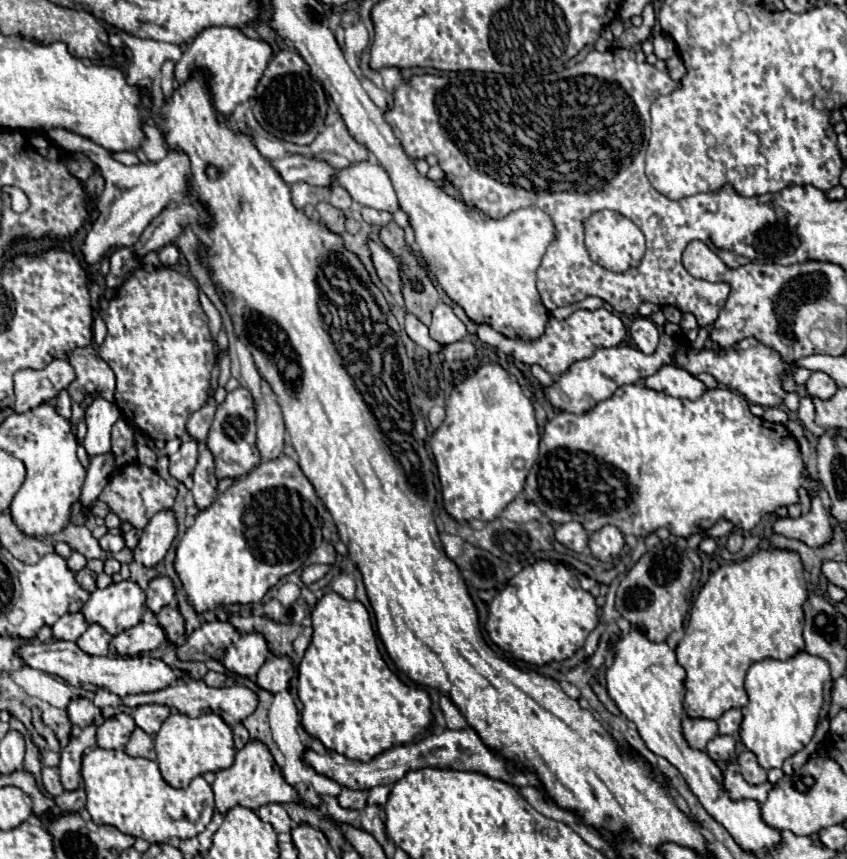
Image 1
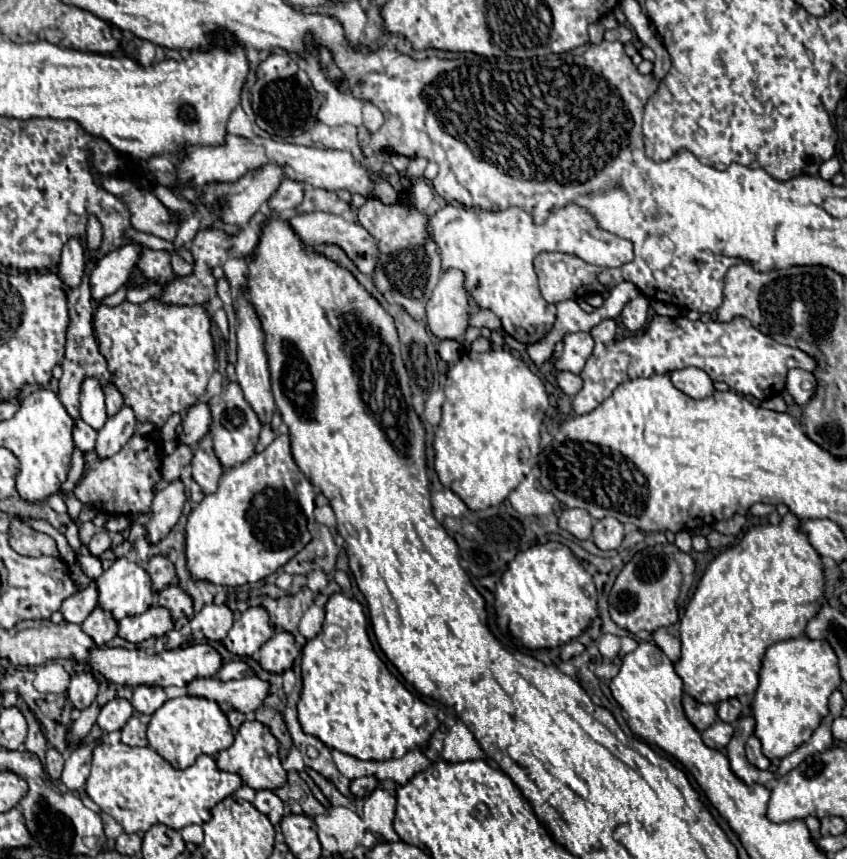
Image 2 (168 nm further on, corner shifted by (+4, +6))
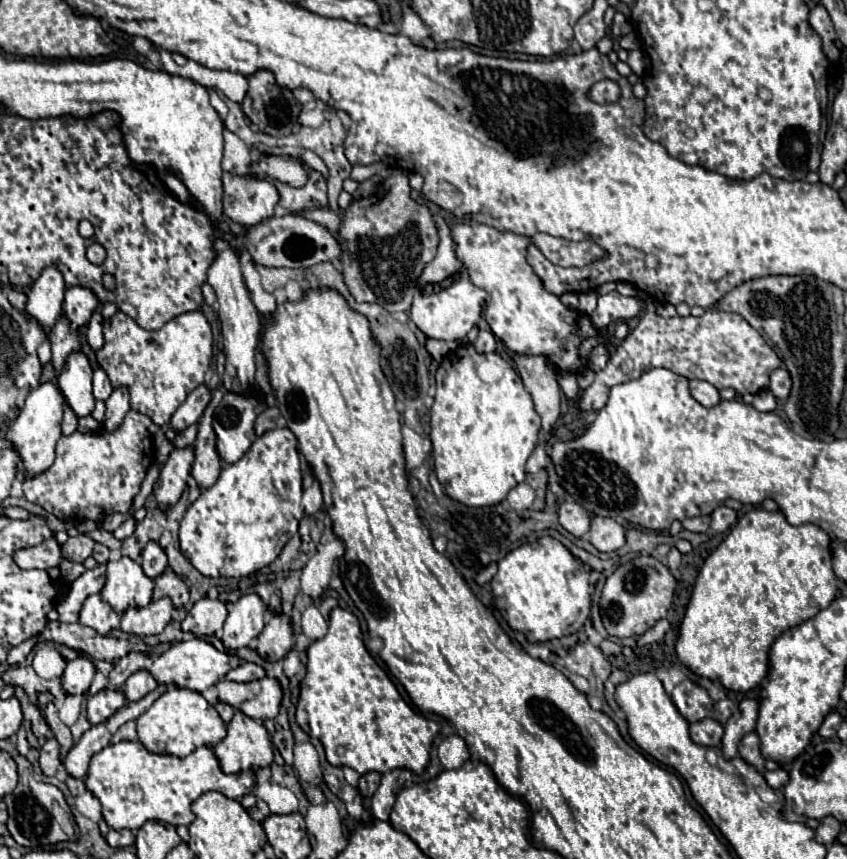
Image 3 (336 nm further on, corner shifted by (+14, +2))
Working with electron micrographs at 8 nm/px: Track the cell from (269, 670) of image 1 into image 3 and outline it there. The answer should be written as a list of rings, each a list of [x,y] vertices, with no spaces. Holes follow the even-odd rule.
[[[274,614],[254,642],[258,654],[266,660],[282,660],[292,650],[292,646],[294,646],[292,618],[286,618],[284,614]]]

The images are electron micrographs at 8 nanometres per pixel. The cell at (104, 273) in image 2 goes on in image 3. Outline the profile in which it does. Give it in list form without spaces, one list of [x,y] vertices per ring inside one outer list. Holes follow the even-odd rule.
[[[76,286],[66,290],[62,314],[70,318],[70,326],[74,326],[74,332],[78,332],[82,326],[90,322],[90,316],[94,314],[96,306],[98,306],[98,298],[88,288]]]

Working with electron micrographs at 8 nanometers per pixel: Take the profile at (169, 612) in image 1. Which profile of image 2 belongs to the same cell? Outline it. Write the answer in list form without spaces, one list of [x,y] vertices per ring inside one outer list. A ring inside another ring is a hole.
[[[168,586],[158,592],[158,606],[164,606],[170,610],[172,620],[180,618],[192,618],[192,598],[184,594],[178,586]]]

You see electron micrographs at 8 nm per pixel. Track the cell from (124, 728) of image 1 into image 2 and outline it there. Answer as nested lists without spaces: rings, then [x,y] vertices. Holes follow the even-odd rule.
[[[114,698],[106,706],[102,706],[98,726],[102,728],[102,732],[116,732],[122,730],[130,716],[134,716],[134,708],[130,706],[130,702],[124,698]]]

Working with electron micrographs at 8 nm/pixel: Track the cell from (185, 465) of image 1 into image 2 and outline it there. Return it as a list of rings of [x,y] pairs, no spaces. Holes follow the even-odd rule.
[[[200,402],[192,408],[188,408],[186,416],[182,418],[182,426],[184,426],[184,432],[176,438],[175,443],[171,441],[164,442],[164,456],[172,454],[180,444],[194,446],[194,444],[200,442],[200,438],[208,432],[208,426],[210,426],[208,404]]]

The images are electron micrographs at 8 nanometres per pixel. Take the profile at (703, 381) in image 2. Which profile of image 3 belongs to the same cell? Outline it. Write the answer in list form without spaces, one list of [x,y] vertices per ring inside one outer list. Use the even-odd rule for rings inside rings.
[[[690,380],[690,392],[706,408],[712,408],[718,402],[722,402],[718,388],[714,388],[710,382],[704,382],[704,380]]]

